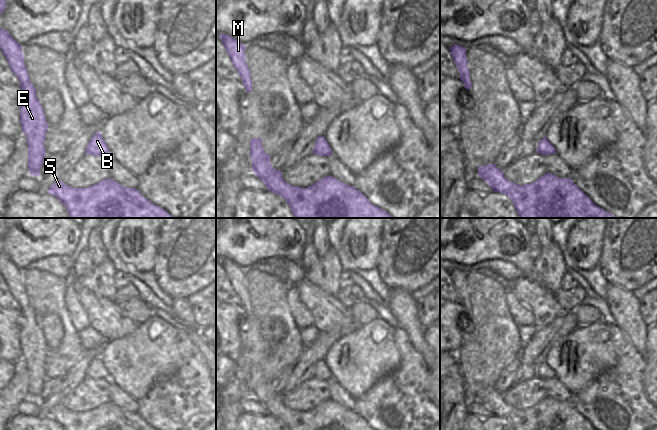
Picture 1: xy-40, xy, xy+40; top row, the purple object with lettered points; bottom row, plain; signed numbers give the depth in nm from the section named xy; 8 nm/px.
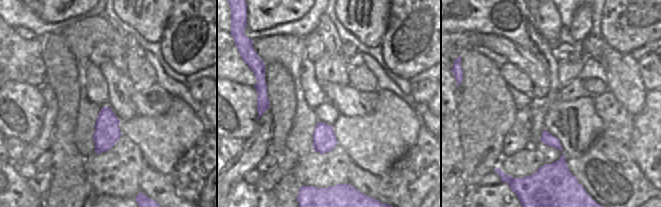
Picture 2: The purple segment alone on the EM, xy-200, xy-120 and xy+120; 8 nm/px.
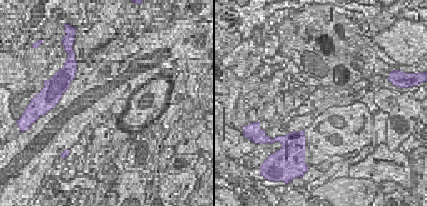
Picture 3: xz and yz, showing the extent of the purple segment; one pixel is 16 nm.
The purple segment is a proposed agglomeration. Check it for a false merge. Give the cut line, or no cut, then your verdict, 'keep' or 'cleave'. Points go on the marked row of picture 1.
no cut; keep

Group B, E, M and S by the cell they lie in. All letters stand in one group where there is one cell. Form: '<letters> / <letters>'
B E M S

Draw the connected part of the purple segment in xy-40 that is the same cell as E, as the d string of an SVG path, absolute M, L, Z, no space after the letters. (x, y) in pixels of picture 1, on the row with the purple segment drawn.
M0 28L0 47L10 69L18 77L23 93L20 106L20 123L22 132L27 137L28 169L31 175L40 176L40 169L46 155L44 141L48 129L44 109L37 99L36 89L30 81L24 63L22 46L3 28Z

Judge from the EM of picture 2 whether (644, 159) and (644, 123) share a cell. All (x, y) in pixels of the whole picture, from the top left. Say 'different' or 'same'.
same

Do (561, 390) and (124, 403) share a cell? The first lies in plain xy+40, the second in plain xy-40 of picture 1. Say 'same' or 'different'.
same

